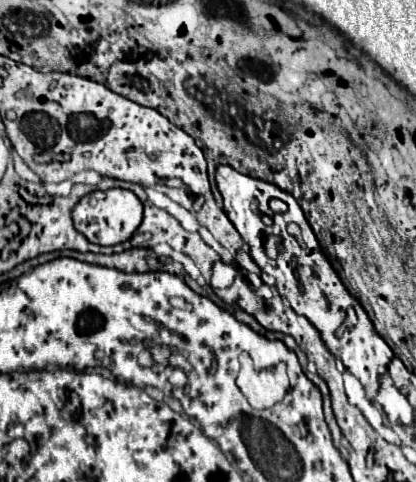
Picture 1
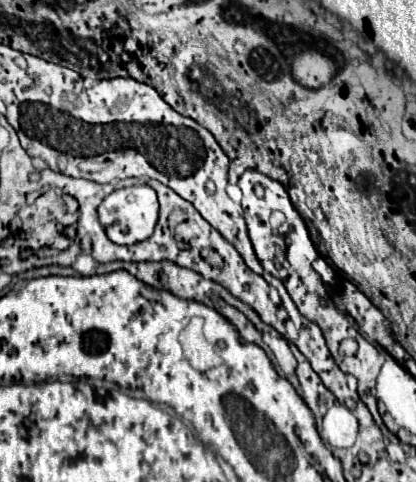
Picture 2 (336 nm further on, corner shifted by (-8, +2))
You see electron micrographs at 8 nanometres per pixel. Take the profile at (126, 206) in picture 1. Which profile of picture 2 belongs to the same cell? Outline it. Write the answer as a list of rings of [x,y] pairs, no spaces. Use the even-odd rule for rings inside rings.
[[[147,184],[115,190],[99,206],[99,222],[105,228],[109,240],[115,242],[115,244],[135,244],[135,242],[147,240],[155,230],[157,216],[159,216],[157,194]]]

